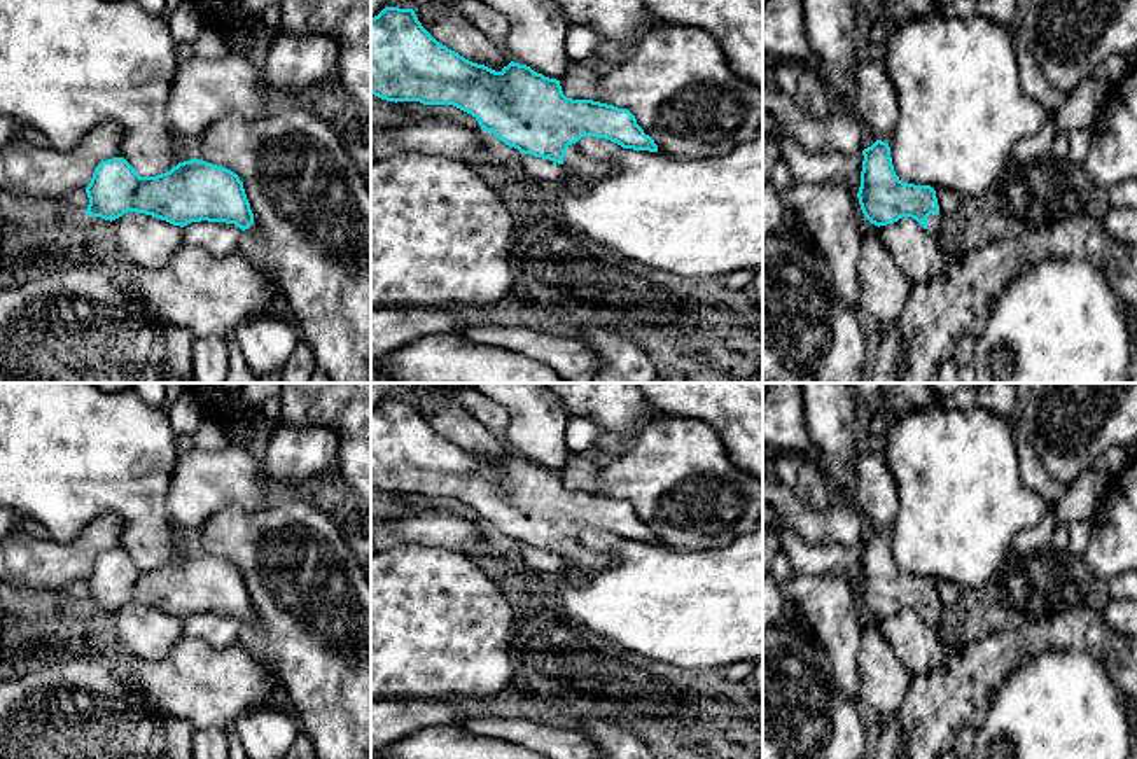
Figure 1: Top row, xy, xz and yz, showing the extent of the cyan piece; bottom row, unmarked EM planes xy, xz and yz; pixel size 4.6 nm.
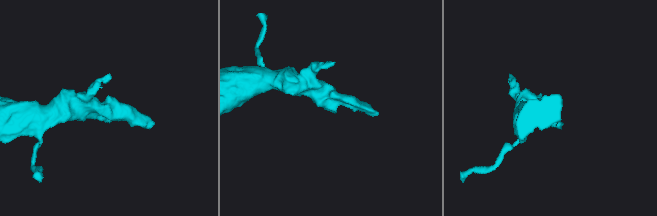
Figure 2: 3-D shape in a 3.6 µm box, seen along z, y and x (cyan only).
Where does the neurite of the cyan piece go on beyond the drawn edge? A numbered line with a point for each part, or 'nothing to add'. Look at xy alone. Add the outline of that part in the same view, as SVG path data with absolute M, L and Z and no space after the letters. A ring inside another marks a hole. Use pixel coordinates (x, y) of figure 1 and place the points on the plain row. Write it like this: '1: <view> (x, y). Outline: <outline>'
nothing to add

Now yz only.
1: yz (934, 612). Outline: M939 602L938 605L931 605L927 609L927 623L938 628L943 623L945 605Z

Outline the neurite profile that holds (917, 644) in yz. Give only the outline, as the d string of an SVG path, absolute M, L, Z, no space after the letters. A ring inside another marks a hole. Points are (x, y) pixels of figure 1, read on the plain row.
M903 609L880 617L876 630L892 647L897 659L913 673L939 668L946 673L946 651L938 628L924 621L915 610Z

